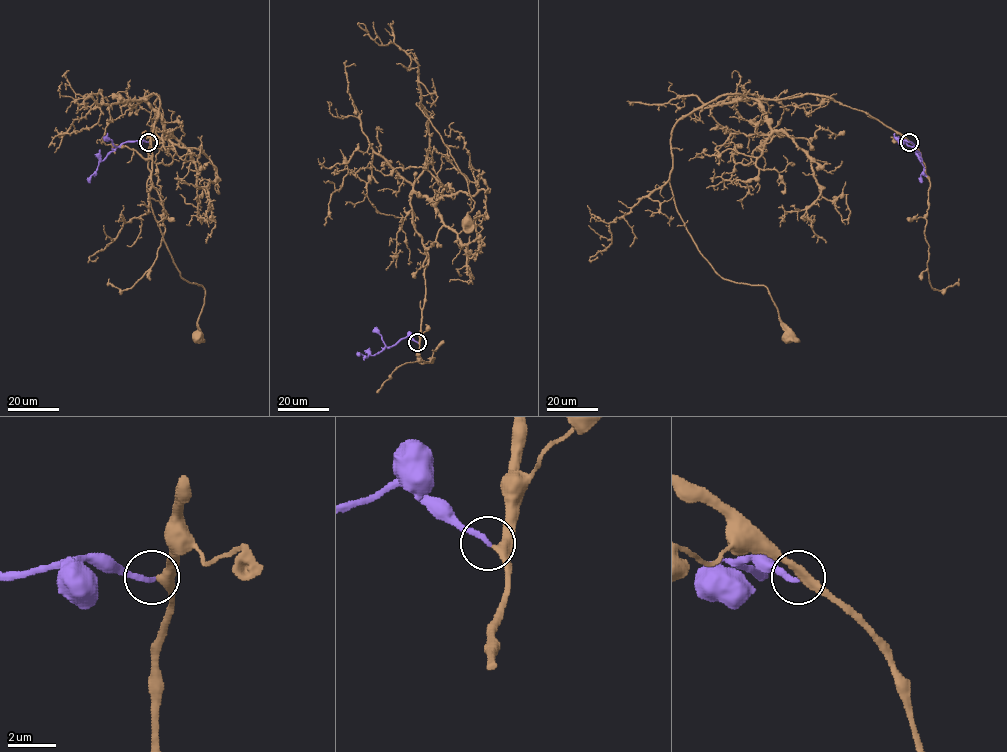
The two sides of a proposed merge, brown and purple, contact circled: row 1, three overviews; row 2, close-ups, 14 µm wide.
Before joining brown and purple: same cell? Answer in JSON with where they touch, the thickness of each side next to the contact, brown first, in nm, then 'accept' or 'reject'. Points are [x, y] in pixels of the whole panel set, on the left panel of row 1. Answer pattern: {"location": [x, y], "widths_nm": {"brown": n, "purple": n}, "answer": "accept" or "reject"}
{"location": [148, 142], "widths_nm": {"brown": 340, "purple": 240}, "answer": "accept"}

